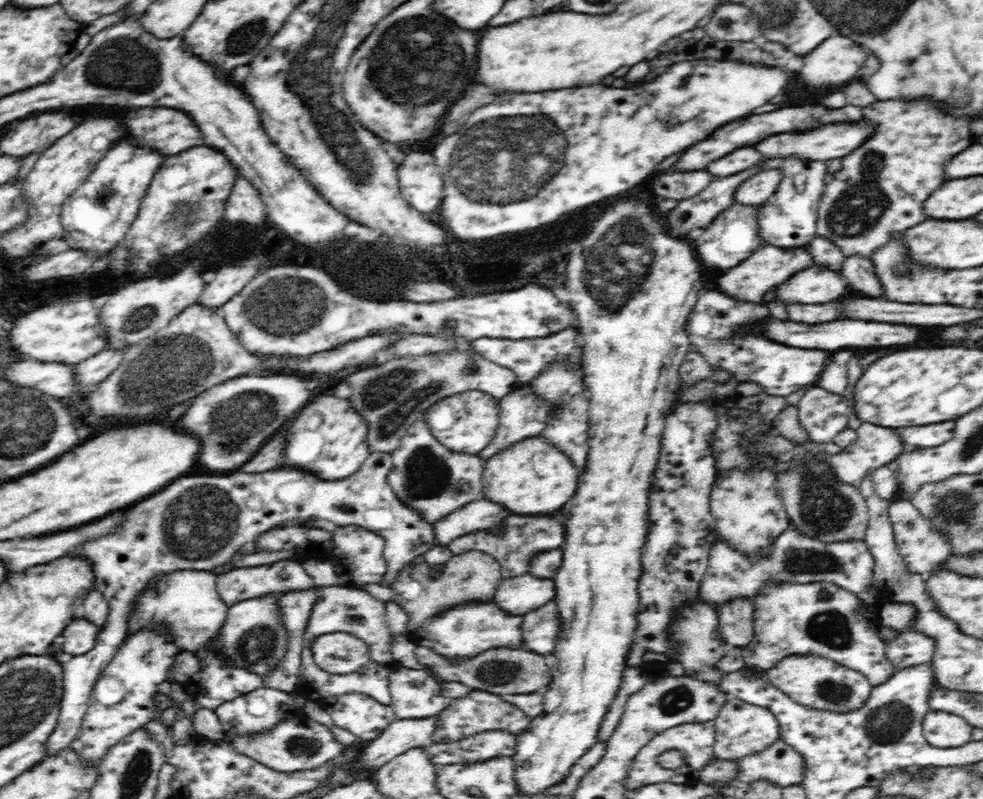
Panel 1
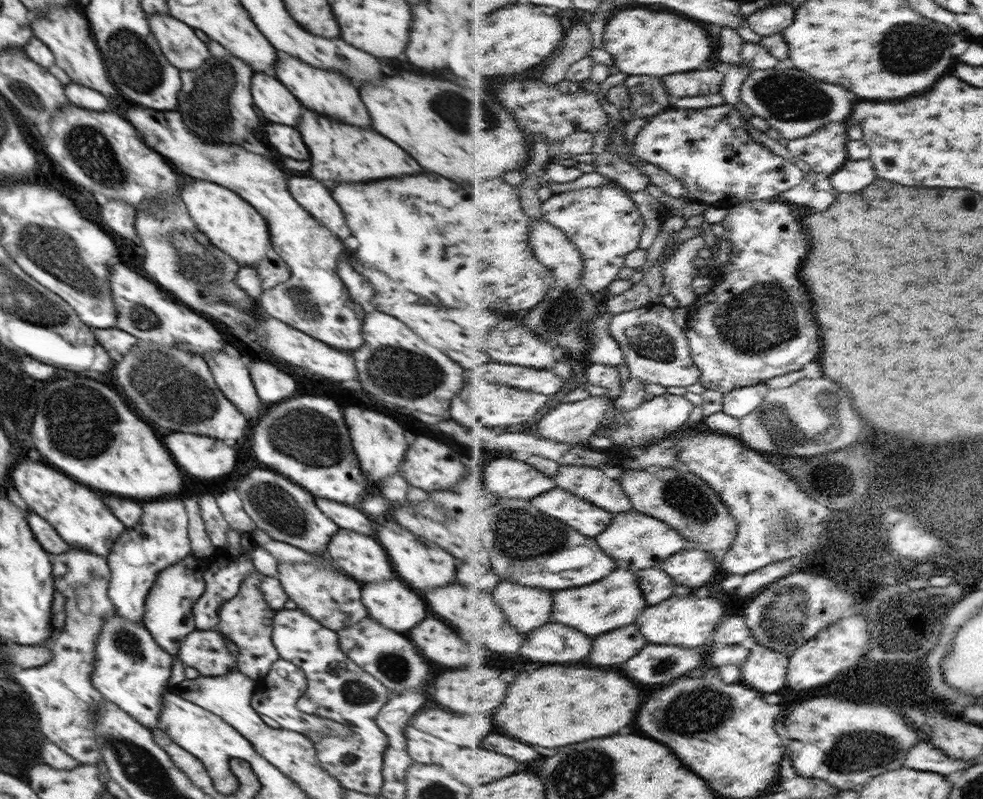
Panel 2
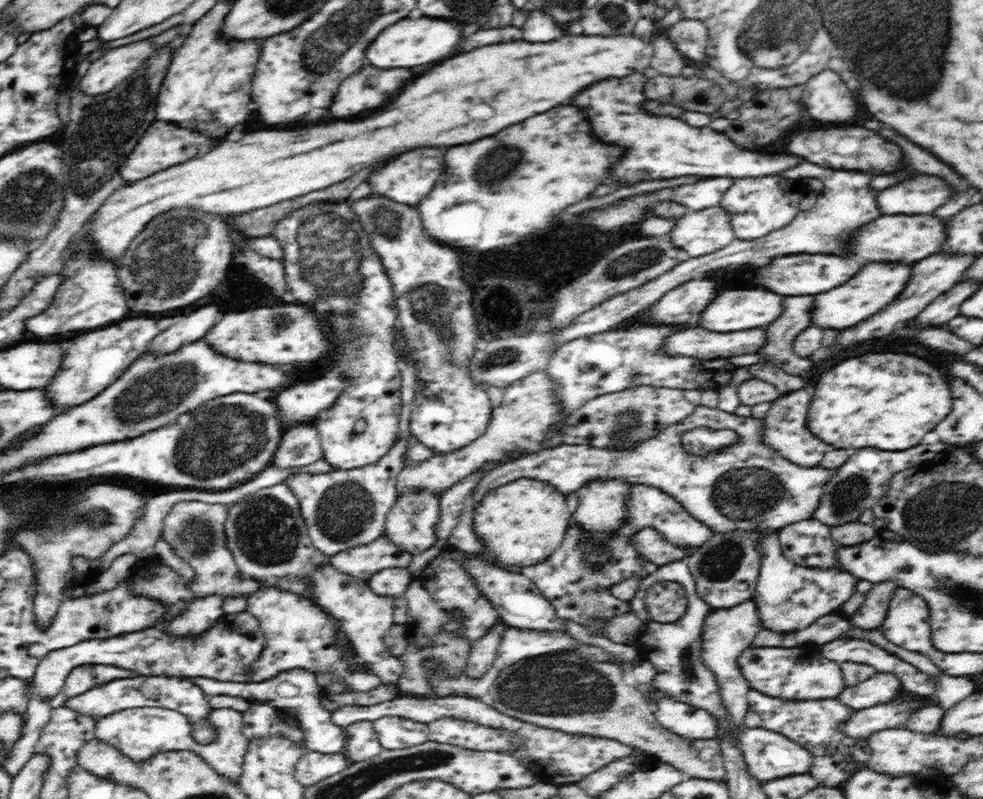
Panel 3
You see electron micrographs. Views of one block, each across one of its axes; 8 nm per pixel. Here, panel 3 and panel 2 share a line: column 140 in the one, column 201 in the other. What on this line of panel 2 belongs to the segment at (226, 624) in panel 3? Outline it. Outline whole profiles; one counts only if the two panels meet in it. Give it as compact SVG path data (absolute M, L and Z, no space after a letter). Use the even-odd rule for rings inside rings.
M218 629L190 632L181 642L177 657L202 676L225 675L237 668L237 657L229 652Z

